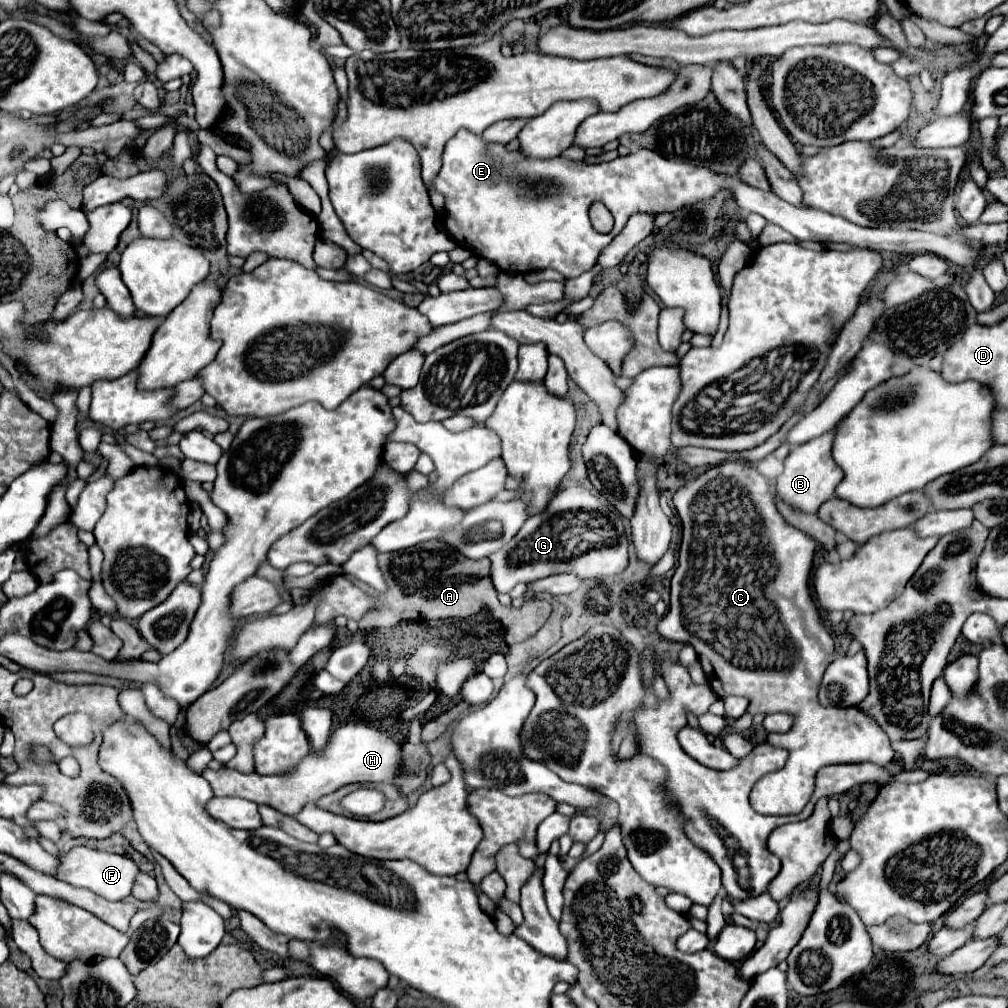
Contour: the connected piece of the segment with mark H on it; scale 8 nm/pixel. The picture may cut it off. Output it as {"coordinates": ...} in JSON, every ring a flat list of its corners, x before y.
{"coordinates":[[340,725,332,731,328,745,322,751,312,751,302,757,290,771,278,775,238,773,228,765,220,769,206,769,202,777,210,783,216,797,242,797,258,805,268,805,286,815,296,815,306,803,318,801,322,795,334,793,336,789,350,783,374,783,390,781,398,775,400,765,400,743,390,735,368,727,368,725]]}

